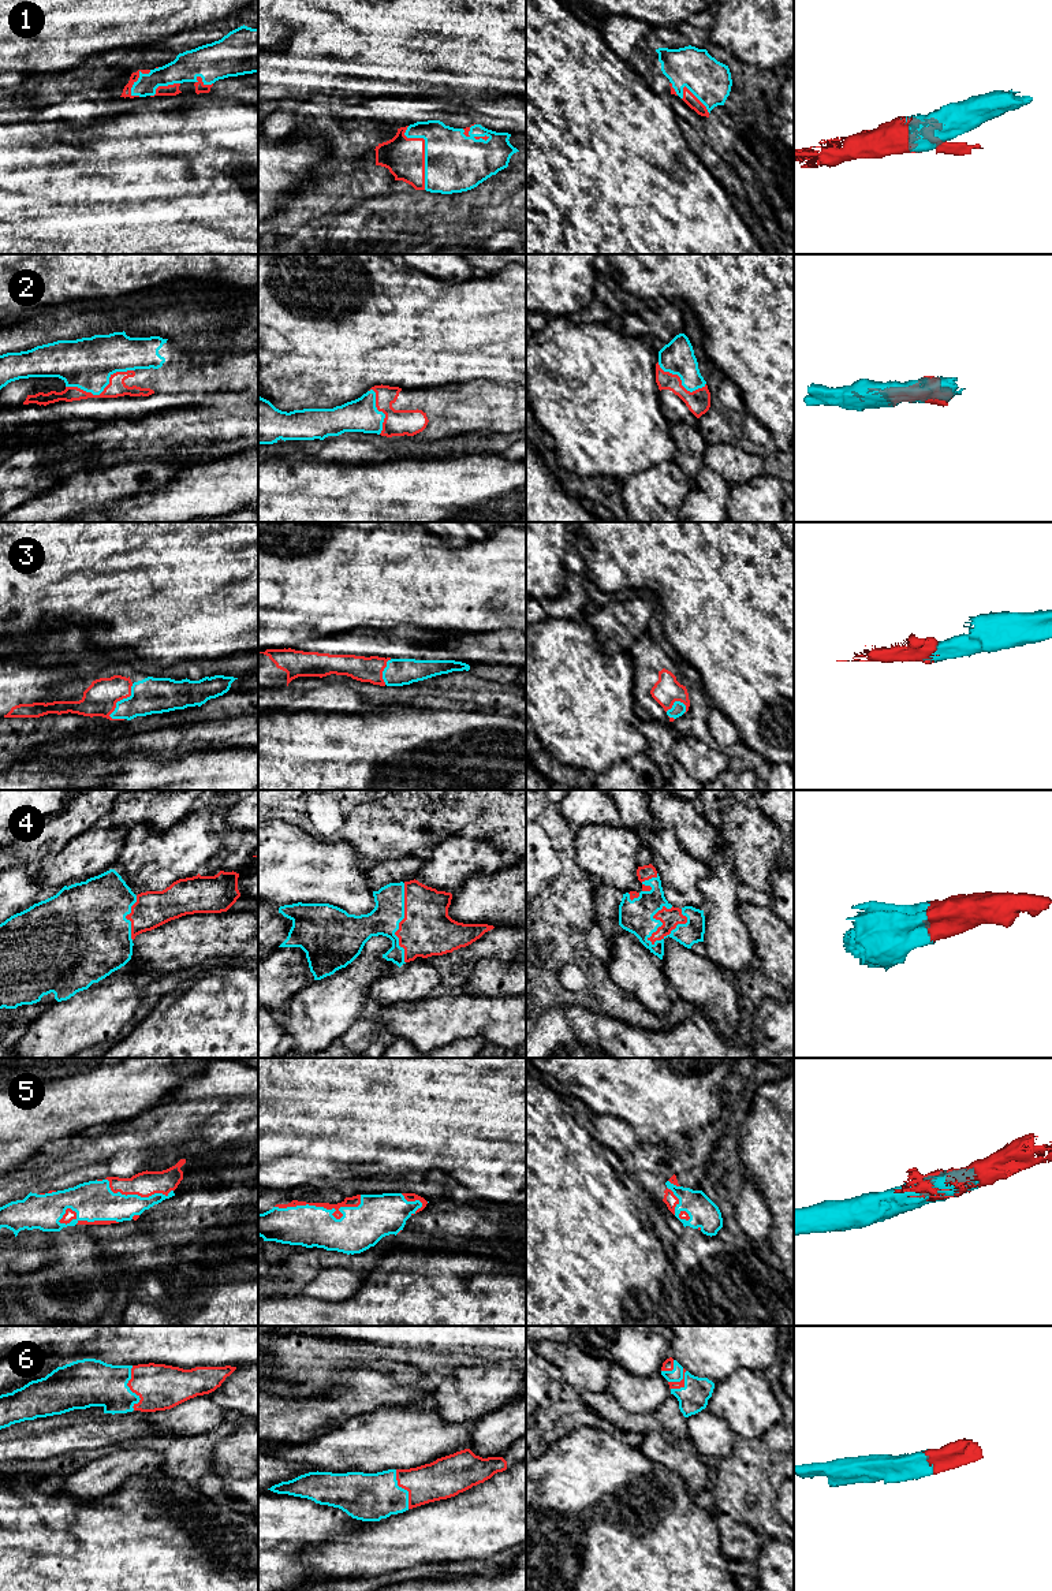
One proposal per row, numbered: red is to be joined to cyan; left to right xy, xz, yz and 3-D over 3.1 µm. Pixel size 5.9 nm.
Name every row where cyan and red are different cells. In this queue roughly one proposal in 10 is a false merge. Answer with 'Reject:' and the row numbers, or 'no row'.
Reject: no row

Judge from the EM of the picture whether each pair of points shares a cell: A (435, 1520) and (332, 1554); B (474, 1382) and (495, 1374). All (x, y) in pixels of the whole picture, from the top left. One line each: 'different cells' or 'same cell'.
A: same cell
B: same cell

